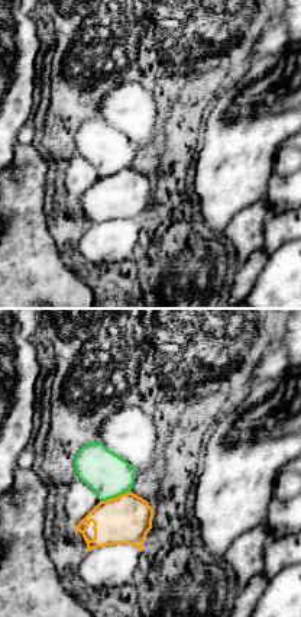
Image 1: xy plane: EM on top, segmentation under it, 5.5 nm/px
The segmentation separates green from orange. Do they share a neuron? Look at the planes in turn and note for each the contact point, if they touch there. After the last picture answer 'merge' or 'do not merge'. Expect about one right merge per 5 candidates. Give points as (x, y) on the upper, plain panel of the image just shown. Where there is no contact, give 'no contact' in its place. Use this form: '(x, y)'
(115, 173)

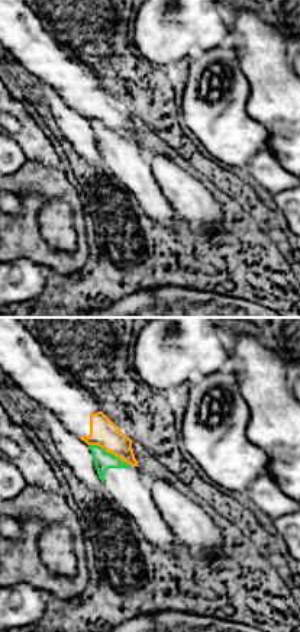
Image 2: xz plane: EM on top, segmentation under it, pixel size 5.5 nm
(109, 128)

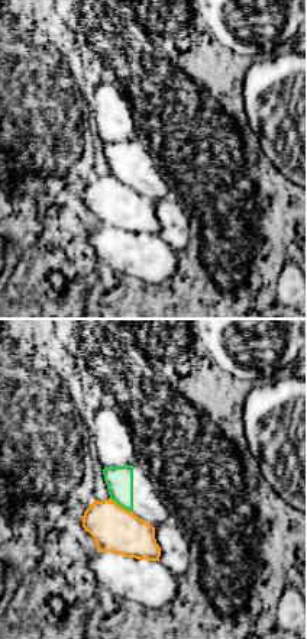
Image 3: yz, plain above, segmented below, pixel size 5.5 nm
(122, 181)

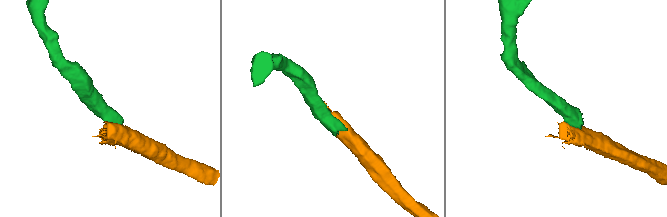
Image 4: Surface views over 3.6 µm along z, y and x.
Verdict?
do not merge

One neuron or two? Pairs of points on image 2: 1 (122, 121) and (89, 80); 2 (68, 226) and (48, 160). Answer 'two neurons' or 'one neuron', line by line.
1: one neuron
2: two neurons

